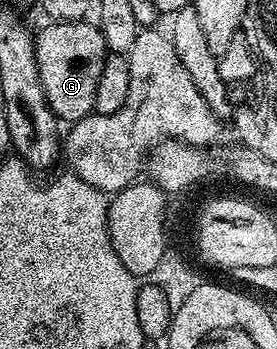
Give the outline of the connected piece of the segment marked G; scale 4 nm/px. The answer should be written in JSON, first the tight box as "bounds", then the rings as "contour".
{"bounds":[35,21,107,125],"contour":[[[49,21],[35,35],[39,80],[50,108],[62,124],[72,125],[94,114],[95,89],[107,54],[100,26],[93,21]]]}

